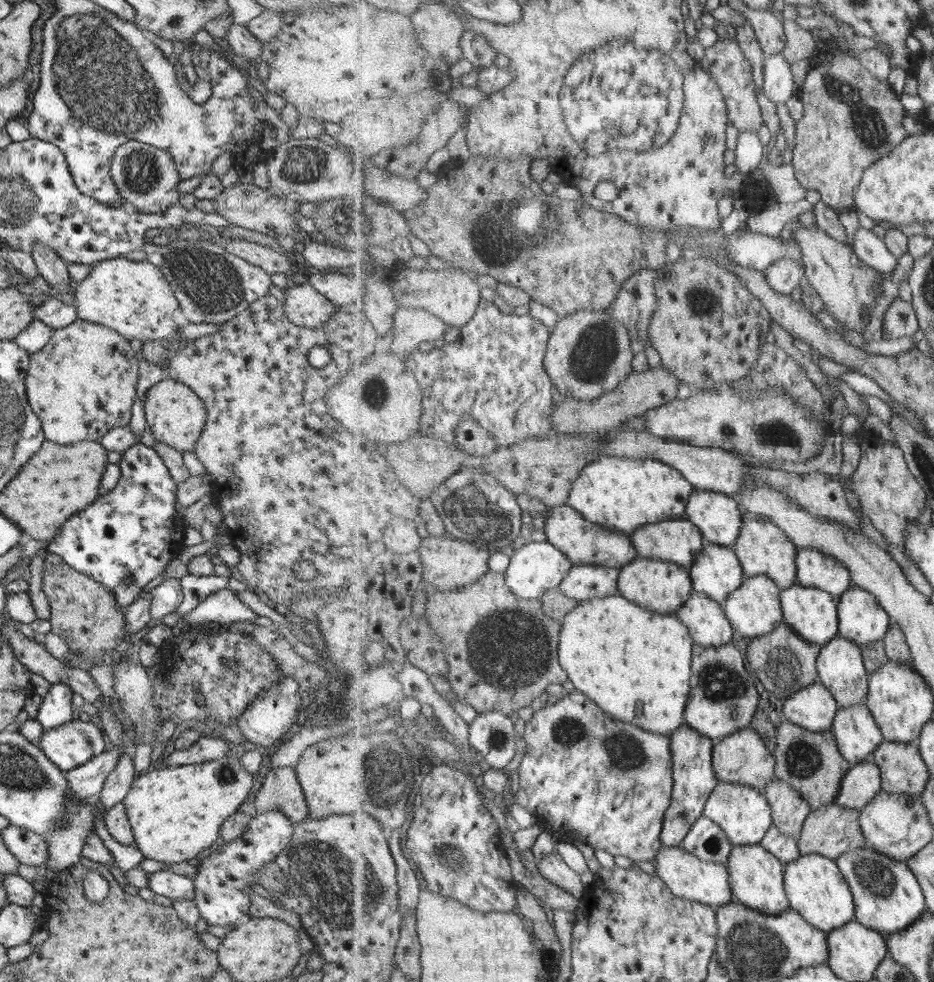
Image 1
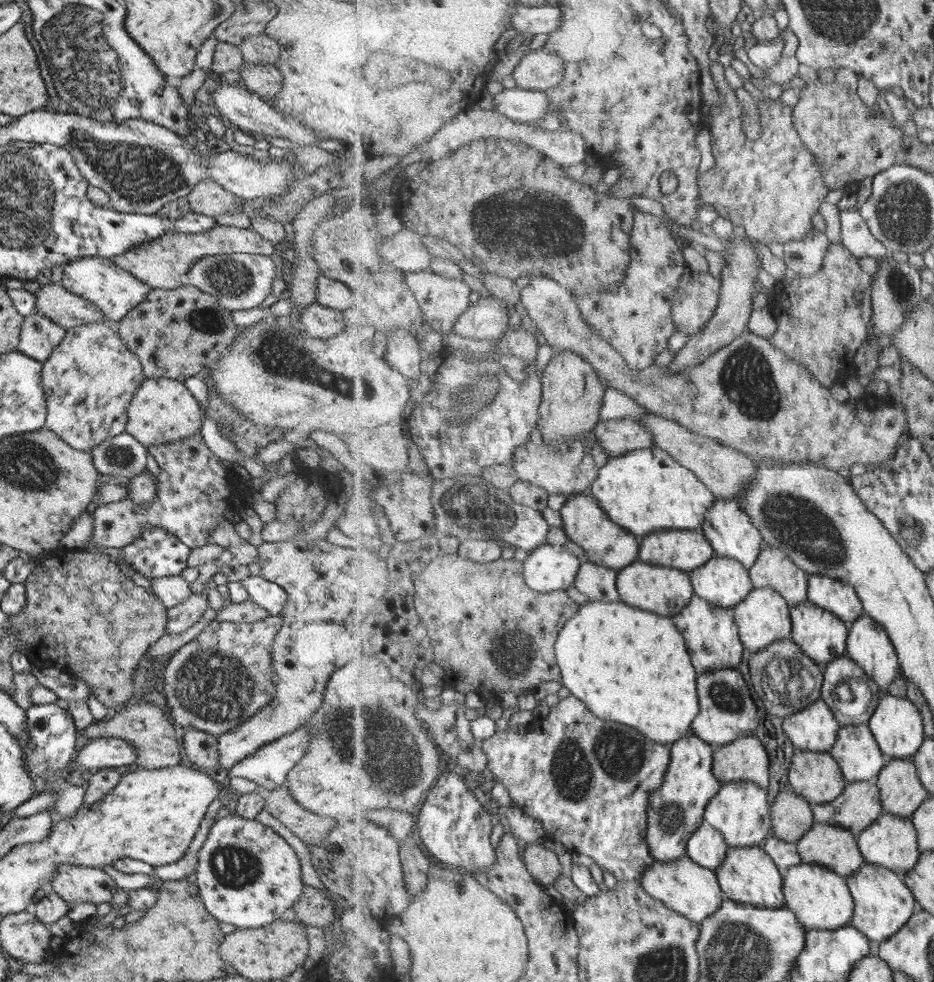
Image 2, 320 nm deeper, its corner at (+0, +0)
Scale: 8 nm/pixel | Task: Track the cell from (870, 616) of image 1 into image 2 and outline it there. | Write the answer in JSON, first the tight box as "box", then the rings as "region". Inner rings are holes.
{"box":[846,613,902,696],"region":[[[866,613],[849,630],[846,655],[873,678],[883,696],[889,694],[889,685],[901,677],[902,667],[891,638],[885,628]]]}

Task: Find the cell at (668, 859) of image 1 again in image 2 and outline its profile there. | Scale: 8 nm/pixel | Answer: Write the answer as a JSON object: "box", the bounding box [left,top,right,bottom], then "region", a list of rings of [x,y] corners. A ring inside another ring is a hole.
{"box":[639,855,725,923],"region":[[[688,855],[673,862],[654,862],[639,881],[649,896],[664,902],[669,909],[698,923],[702,923],[719,911],[725,899],[716,871],[697,864]]]}

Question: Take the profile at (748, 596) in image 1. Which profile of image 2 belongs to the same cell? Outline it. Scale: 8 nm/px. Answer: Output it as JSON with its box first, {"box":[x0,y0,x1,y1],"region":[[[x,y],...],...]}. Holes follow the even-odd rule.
{"box":[736,587,792,654],"region":[[[771,587],[757,588],[743,602],[736,605],[736,624],[744,647],[753,654],[759,653],[771,644],[788,639],[792,635],[791,606],[778,590]]]}

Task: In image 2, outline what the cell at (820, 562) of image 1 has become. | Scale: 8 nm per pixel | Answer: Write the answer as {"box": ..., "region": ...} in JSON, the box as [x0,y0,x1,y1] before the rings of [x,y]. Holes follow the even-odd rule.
{"box":[808,574,864,630],"region":[[[809,574],[808,598],[821,608],[836,613],[844,620],[851,630],[864,612],[864,604],[853,585],[823,576],[822,574]]]}

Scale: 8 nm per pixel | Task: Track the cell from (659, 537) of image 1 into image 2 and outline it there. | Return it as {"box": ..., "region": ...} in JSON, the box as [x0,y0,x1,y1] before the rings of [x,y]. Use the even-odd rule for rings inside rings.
{"box":[639,530,716,572],"region":[[[661,530],[645,535],[639,560],[692,572],[716,555],[703,530]]]}

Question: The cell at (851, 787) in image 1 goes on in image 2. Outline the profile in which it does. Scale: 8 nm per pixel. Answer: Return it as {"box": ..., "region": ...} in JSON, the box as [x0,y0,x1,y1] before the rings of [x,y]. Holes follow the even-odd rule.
{"box":[813,781,884,836],"region":[[[876,781],[848,783],[839,798],[813,805],[816,822],[849,829],[857,836],[883,813],[884,805]]]}

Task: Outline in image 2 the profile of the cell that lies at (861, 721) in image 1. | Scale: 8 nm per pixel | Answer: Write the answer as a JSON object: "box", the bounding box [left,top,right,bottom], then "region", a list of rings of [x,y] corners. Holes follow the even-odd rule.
{"box":[829,723,888,783],"region":[[[847,723],[838,732],[838,739],[829,752],[841,766],[841,771],[848,783],[875,781],[888,762],[868,724]]]}

